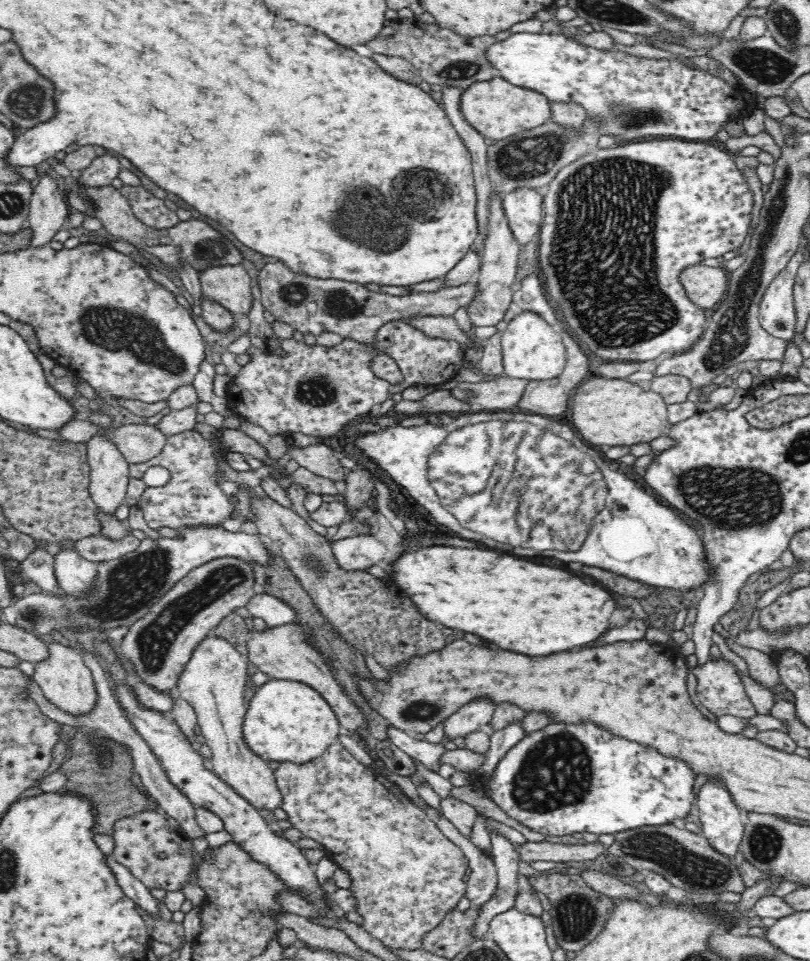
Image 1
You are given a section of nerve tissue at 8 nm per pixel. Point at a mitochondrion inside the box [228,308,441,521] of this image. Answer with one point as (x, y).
(317, 389)

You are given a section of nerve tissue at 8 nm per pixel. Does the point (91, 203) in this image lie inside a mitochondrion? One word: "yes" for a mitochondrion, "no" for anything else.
yes

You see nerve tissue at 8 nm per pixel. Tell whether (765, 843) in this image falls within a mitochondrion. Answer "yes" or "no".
yes

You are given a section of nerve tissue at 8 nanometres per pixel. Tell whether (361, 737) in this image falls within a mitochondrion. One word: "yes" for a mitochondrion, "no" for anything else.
no

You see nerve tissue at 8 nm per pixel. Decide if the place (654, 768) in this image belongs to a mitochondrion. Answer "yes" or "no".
no

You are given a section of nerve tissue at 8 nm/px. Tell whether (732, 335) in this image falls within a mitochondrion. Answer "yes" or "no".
yes

